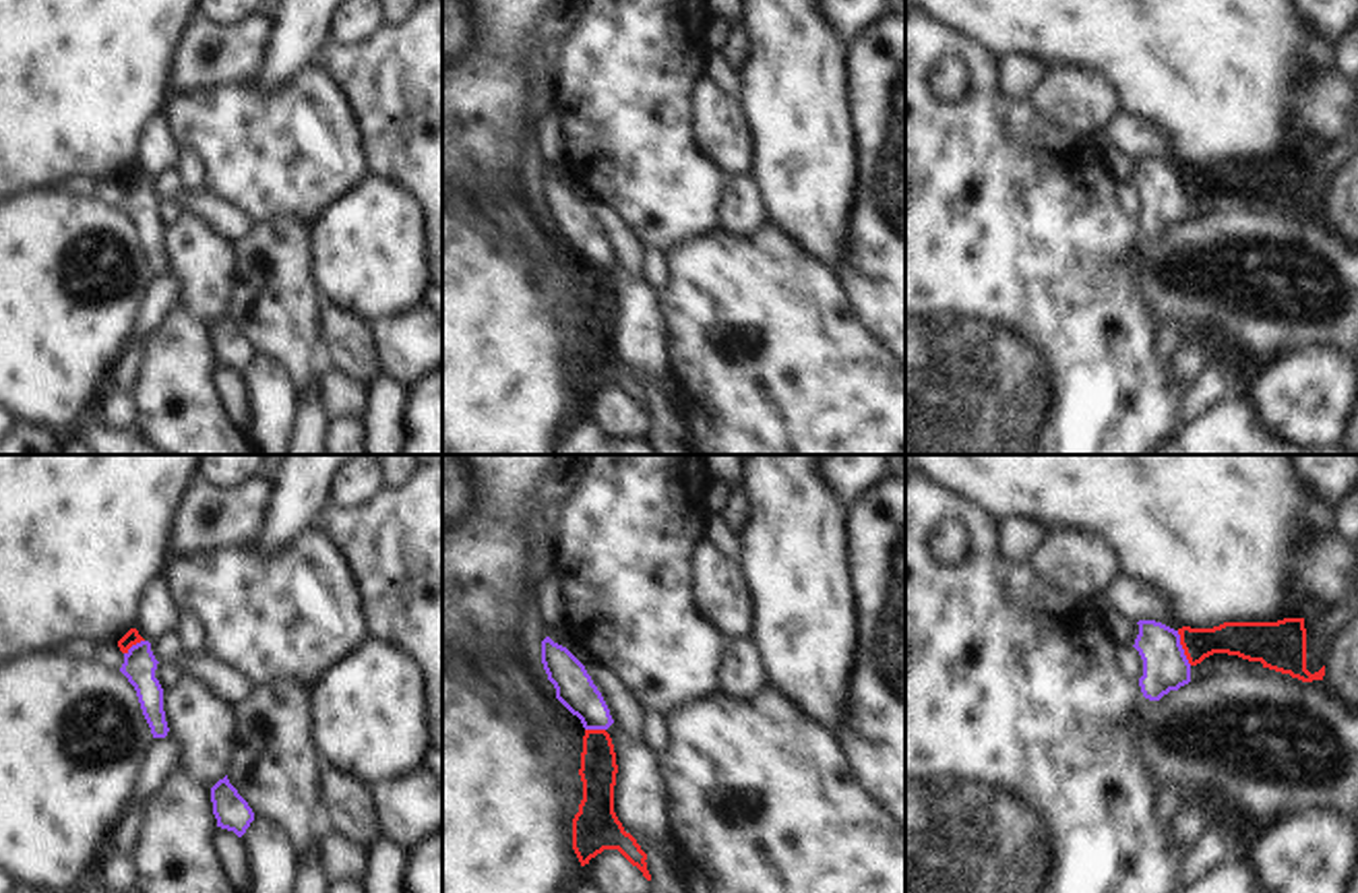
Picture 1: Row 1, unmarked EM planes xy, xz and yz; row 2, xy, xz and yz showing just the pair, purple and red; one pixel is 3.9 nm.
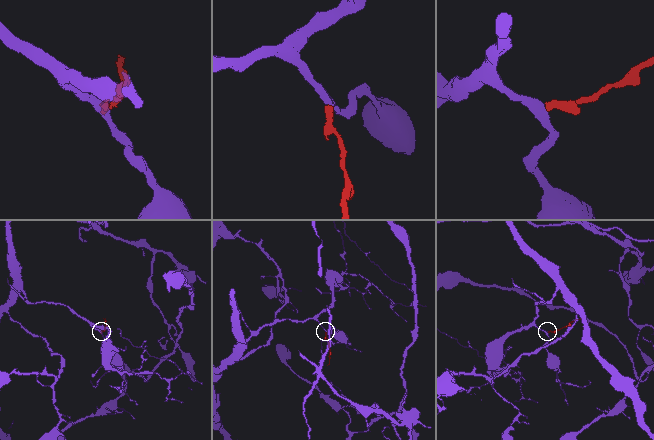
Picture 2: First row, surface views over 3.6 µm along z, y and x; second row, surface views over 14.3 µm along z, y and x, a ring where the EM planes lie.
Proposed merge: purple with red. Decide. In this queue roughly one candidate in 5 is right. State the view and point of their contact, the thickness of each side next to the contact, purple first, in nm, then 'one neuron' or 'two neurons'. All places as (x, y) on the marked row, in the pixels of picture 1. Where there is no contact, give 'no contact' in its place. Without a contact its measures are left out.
meets purple in yz at (1181, 648); 180 nm thick on the purple side, 140 nm on the other; two neurons

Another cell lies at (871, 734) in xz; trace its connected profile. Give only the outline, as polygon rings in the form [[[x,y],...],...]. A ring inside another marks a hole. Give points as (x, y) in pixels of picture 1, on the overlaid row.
[[[891,473],[845,509],[858,618],[843,719],[833,728],[850,773],[905,831],[905,473]]]

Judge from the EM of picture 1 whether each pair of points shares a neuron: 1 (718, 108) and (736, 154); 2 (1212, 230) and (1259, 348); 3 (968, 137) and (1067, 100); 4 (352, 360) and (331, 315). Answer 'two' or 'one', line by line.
1: one
2: one
3: two
4: one

